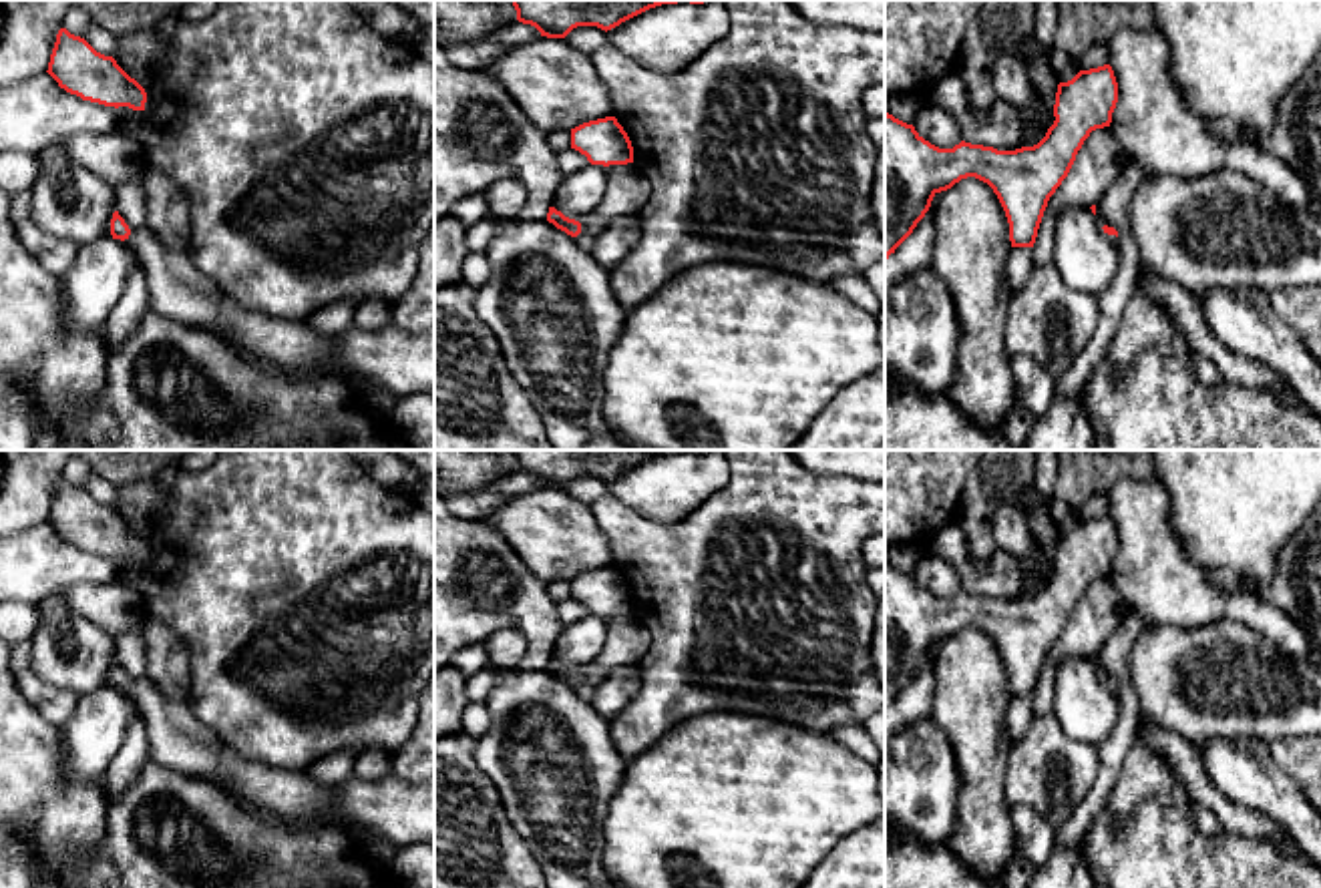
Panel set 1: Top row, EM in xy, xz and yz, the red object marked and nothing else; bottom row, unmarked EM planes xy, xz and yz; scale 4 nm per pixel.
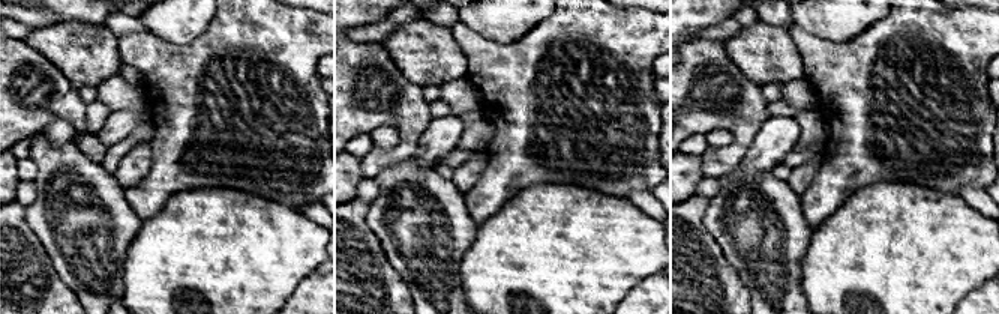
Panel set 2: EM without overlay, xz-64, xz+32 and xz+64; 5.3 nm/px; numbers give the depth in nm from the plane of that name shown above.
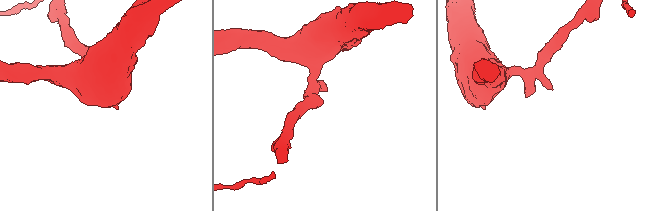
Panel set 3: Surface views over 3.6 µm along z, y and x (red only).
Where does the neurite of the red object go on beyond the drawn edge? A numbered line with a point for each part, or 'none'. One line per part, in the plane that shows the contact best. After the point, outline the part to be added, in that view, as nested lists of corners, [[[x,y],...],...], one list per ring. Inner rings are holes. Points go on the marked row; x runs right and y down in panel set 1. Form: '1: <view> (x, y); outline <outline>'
1: xz (594, 224); outline [[[589,215],[587,219],[581,221],[581,233],[589,235],[591,239],[601,233],[611,219],[601,217],[601,215]]]

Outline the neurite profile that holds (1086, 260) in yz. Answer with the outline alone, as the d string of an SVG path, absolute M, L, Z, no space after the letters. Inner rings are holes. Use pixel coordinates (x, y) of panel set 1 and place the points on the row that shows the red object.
M1070 207L1054 225L1054 267L1062 281L1082 293L1100 295L1122 263L1122 249L1098 225L1090 207Z

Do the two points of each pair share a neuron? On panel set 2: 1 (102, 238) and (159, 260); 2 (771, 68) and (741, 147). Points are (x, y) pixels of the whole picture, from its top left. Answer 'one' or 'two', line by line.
1: two
2: two

